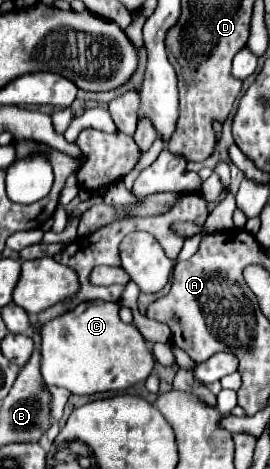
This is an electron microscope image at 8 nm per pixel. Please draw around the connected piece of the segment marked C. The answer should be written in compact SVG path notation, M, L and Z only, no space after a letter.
M92 300L76 306L72 312L66 312L48 324L42 326L42 376L48 386L60 386L70 390L72 394L96 394L96 392L118 392L126 390L138 382L144 382L154 366L156 358L144 340L144 336L138 332L136 326L124 324L118 316L118 304L114 302L102 302Z

